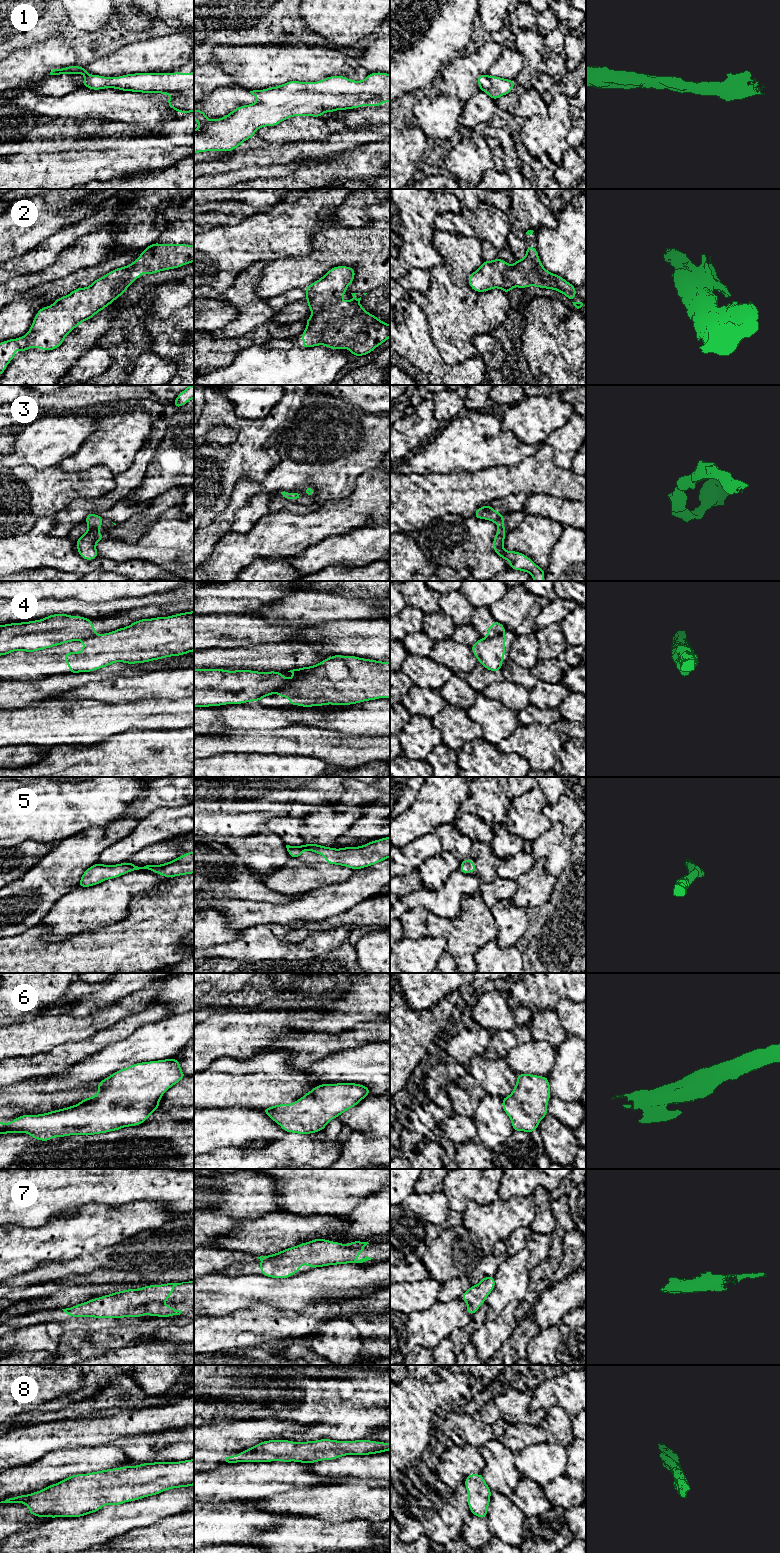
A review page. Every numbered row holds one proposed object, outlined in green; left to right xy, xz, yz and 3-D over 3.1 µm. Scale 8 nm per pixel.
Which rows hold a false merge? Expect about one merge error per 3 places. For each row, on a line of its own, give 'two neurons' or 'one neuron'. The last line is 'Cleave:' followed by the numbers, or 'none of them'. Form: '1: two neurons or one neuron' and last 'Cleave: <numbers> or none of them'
1: one neuron
2: one neuron
3: one neuron
4: two neurons
5: one neuron
6: one neuron
7: one neuron
8: one neuron
Cleave: 4

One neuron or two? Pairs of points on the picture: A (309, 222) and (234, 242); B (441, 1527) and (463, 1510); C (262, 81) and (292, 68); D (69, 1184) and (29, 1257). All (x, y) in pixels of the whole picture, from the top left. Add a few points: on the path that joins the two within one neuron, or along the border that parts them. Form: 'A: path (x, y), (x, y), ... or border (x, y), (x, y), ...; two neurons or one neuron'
A: path (290, 226), (280, 233), (253, 240); one neuron
B: path (446, 1522), (458, 1510); one neuron
C: path (269, 74), (275, 68), (285, 68); one neuron
D: border (73, 1214), (52, 1217), (39, 1226), (28, 1227); two neurons

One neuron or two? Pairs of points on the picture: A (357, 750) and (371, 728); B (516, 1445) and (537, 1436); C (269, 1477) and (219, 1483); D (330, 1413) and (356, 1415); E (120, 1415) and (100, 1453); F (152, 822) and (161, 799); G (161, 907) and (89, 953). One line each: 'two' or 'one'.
A: two
B: one
C: one
D: one
E: two
F: two
G: one

